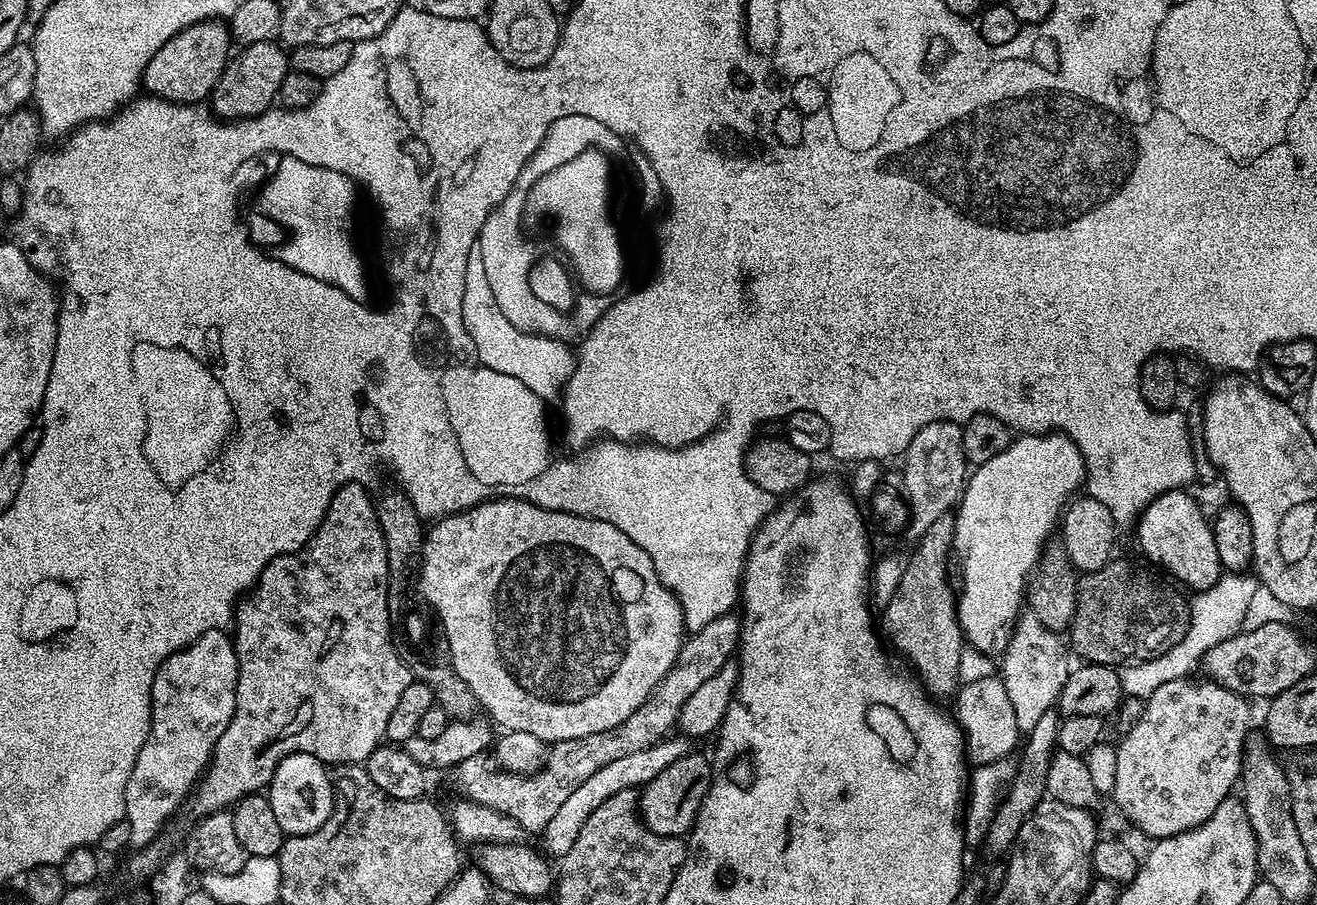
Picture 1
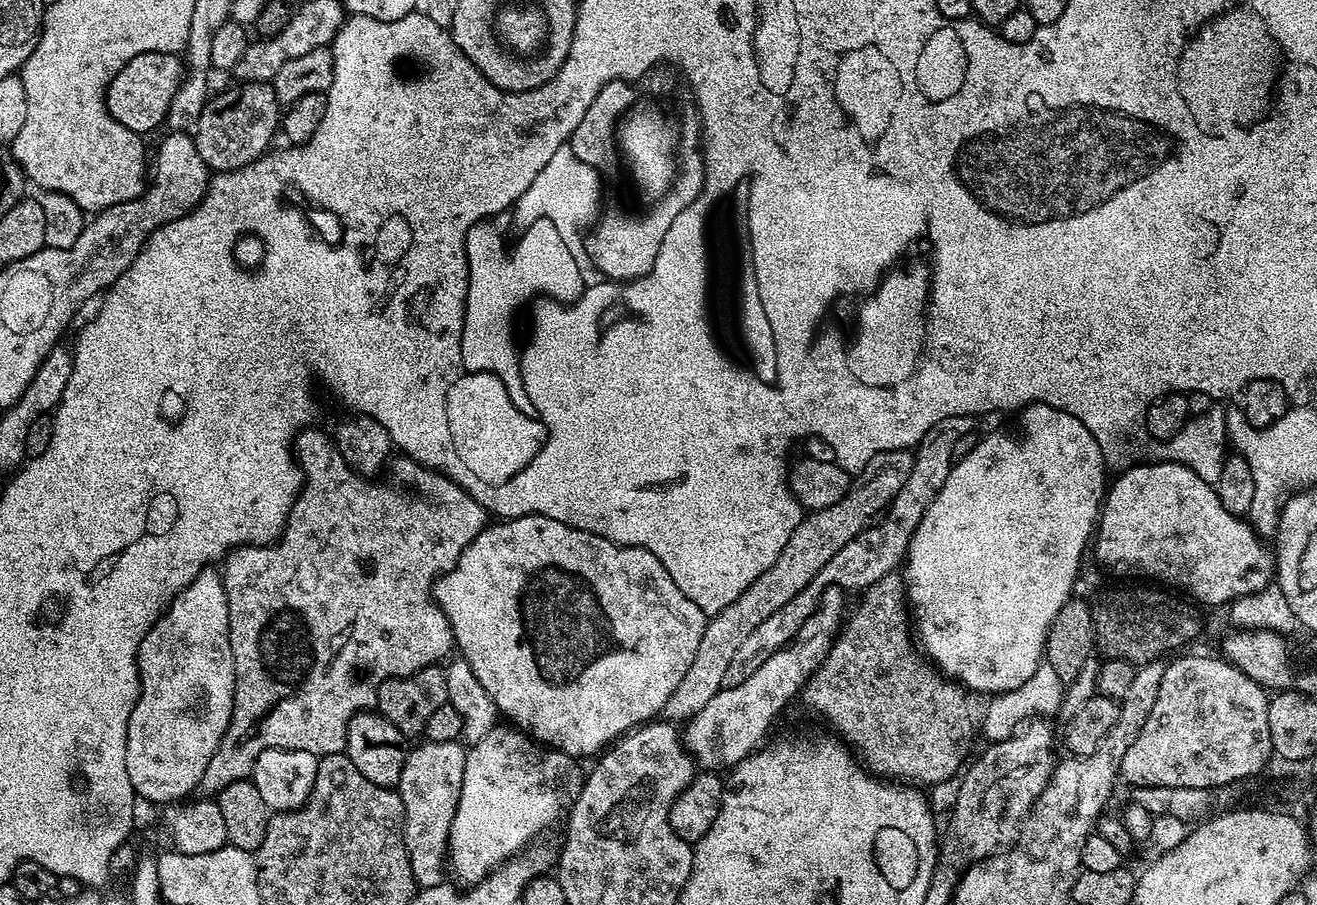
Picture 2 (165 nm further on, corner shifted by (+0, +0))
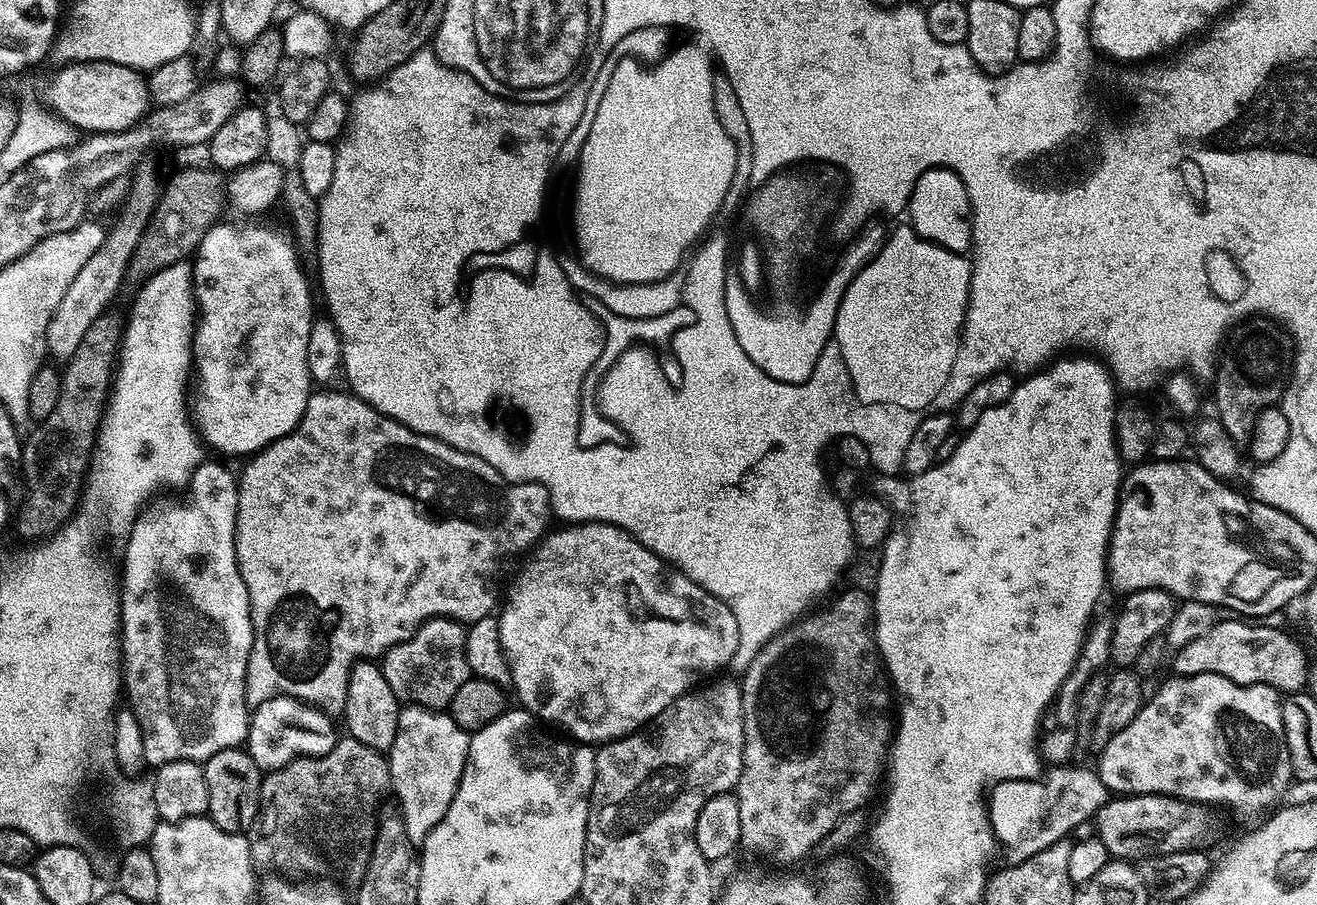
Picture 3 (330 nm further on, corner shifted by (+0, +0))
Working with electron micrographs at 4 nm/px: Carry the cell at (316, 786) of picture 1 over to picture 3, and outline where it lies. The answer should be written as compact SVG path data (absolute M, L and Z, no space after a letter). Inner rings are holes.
M275 696L255 705L250 712L246 741L246 750L250 754L250 758L254 758L254 762L261 770L270 773L276 768L294 762L299 756L325 756L336 745L337 737L335 735L319 732L316 728L299 728L298 725L288 721L316 720L321 719L321 716L320 709L289 696Z

